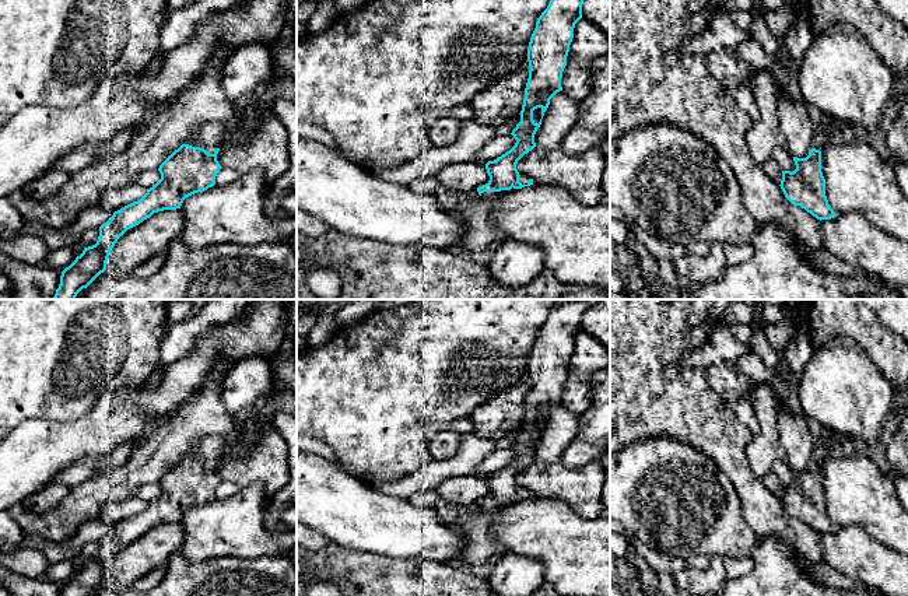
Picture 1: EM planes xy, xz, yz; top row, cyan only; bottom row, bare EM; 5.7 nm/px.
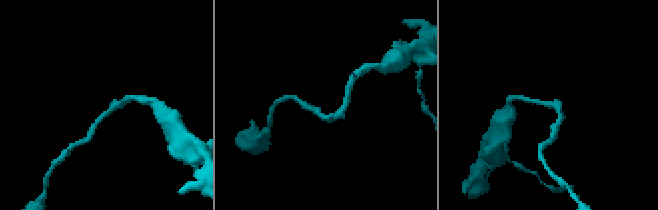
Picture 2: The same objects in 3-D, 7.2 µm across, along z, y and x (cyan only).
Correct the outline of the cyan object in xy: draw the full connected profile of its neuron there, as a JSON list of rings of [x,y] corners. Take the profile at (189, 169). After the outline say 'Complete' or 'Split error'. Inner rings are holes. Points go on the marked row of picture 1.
[[[222,122],[204,123],[192,133],[158,168],[161,179],[137,201],[115,211],[112,218],[99,227],[95,245],[62,271],[60,284],[53,299],[76,299],[101,273],[106,270],[111,249],[130,228],[150,218],[154,213],[180,208],[183,200],[215,185],[222,168],[217,154],[227,134]]]. Split error

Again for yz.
[[[821,123],[814,129],[811,150],[806,158],[793,157],[796,169],[782,171],[781,189],[795,206],[800,206],[817,220],[835,217],[825,196],[825,179],[821,172],[821,150],[830,144],[831,130]]]. Split error

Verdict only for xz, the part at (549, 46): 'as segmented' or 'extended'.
extended

